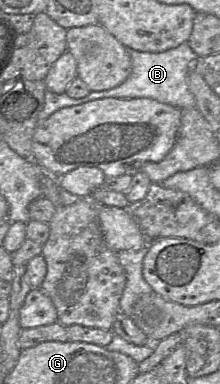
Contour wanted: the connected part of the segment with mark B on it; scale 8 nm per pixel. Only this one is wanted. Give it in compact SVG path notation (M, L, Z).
M187 42L176 48L159 52L140 52L127 48L131 57L132 71L130 76L120 85L104 91L91 91L87 96L79 99L71 98L66 93L56 94L49 90L45 92L44 106L38 115L40 122L46 120L57 110L80 105L100 98L151 98L158 102L175 106L179 109L195 108L196 102L188 85L188 73L194 69L197 54L191 49Z

